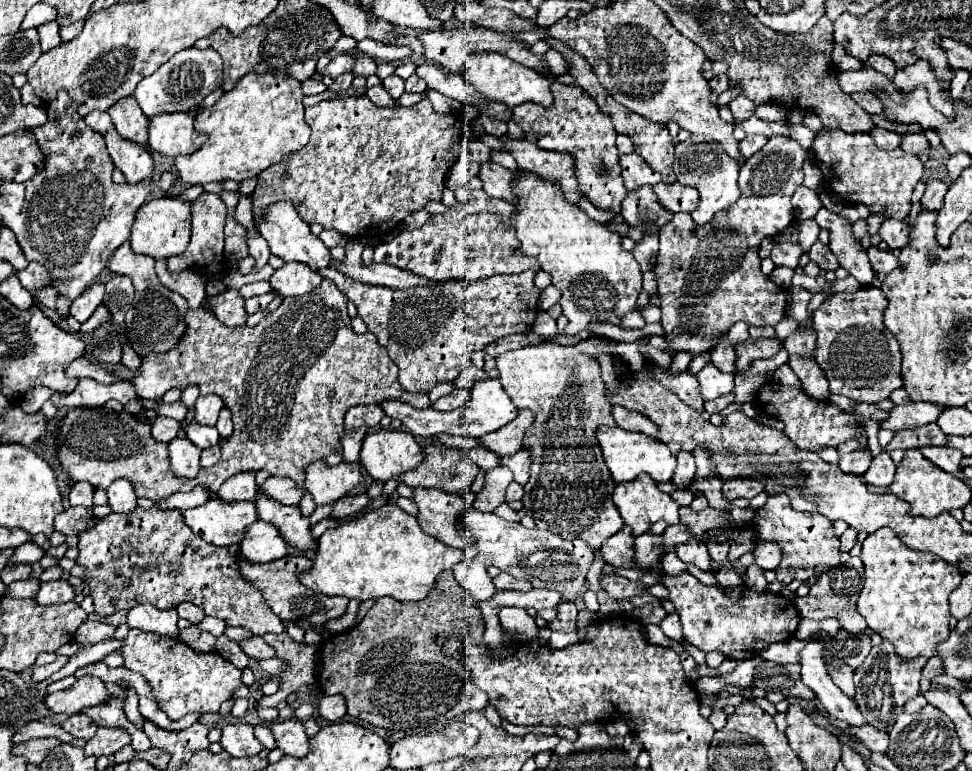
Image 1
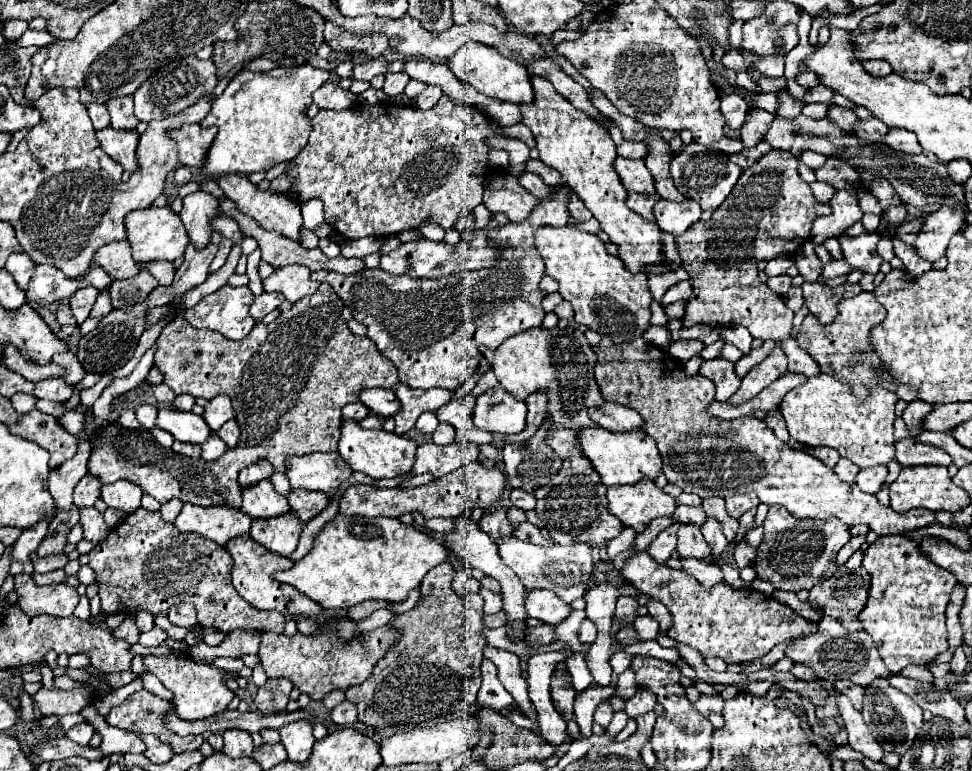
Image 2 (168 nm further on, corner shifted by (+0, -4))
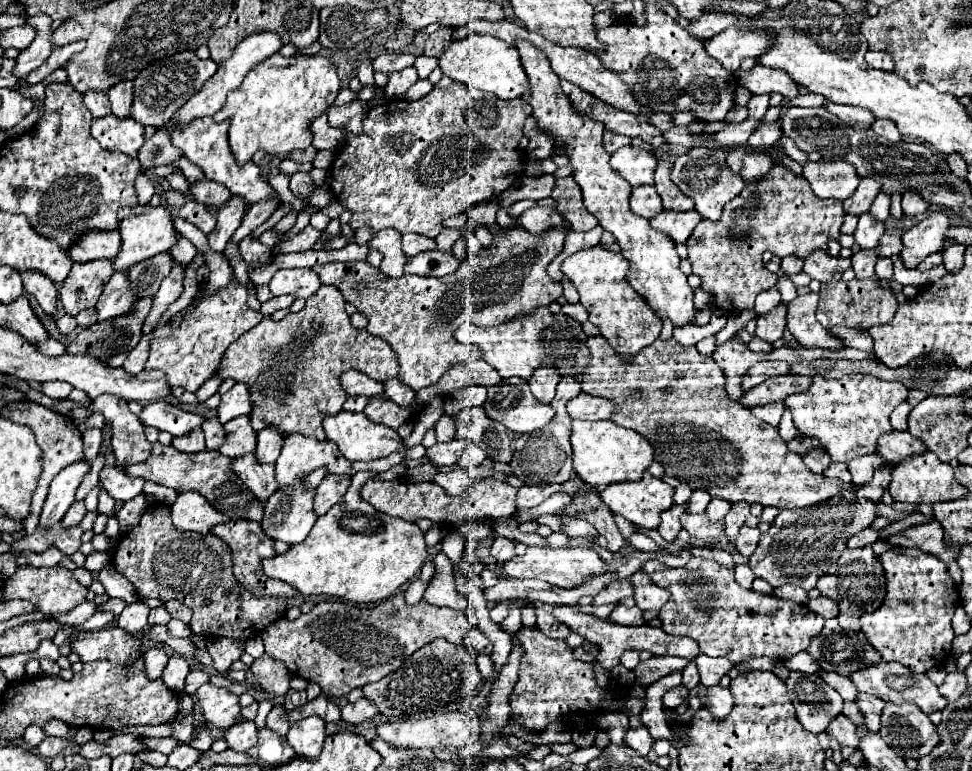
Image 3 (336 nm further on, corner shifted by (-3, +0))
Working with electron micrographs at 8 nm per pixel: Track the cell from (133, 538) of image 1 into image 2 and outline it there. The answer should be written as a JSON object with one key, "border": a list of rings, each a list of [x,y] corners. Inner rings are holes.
{"border":[[[137,509],[135,513],[127,515],[123,523],[111,529],[111,533],[99,541],[89,553],[89,567],[95,571],[95,583],[99,585],[99,599],[101,599],[101,613],[105,617],[123,613],[131,615],[137,611],[147,611],[151,615],[167,615],[169,607],[175,603],[193,603],[197,609],[199,625],[217,629],[223,633],[231,633],[235,629],[255,629],[255,631],[269,631],[269,633],[283,633],[285,617],[279,611],[259,611],[251,607],[231,585],[231,569],[233,559],[219,547],[201,535],[189,535],[175,531],[173,523],[161,519],[159,511],[151,513],[145,509]]]}

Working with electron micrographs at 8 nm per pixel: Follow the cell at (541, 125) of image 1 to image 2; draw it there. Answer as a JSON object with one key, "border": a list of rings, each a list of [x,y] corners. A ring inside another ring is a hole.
{"border":[[[531,77],[531,85],[535,99],[533,105],[521,105],[521,115],[523,123],[533,131],[541,161],[561,173],[563,183],[567,183],[585,203],[585,207],[601,223],[601,229],[609,235],[611,243],[619,245],[619,257],[629,271],[637,273],[645,271],[645,265],[663,263],[661,229],[625,207],[627,191],[613,167],[617,151],[609,131],[601,123],[595,123],[587,113],[567,103],[567,99],[563,99],[563,95],[559,95],[547,79]]]}

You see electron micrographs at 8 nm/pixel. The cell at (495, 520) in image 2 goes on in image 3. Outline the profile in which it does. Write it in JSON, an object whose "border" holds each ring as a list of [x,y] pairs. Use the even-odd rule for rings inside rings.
{"border":[[[496,537],[494,539],[494,545],[490,549],[490,555],[496,559],[496,563],[506,563],[510,561],[516,553],[514,553],[514,545],[510,539],[506,537]]]}

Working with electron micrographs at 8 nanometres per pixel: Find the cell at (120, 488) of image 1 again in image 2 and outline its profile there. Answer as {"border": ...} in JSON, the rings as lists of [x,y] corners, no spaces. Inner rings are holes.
{"border":[[[115,481],[111,485],[101,487],[101,499],[109,507],[121,509],[125,513],[131,513],[131,511],[139,509],[141,495],[143,495],[143,491],[131,481]]]}

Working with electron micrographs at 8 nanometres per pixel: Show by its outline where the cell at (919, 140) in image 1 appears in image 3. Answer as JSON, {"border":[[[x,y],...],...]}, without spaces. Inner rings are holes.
{"border":[[[876,119],[876,121],[872,123],[872,131],[874,131],[876,135],[892,141],[892,143],[898,143],[898,141],[902,139],[902,135],[898,133],[896,125],[890,123],[890,119]]]}

